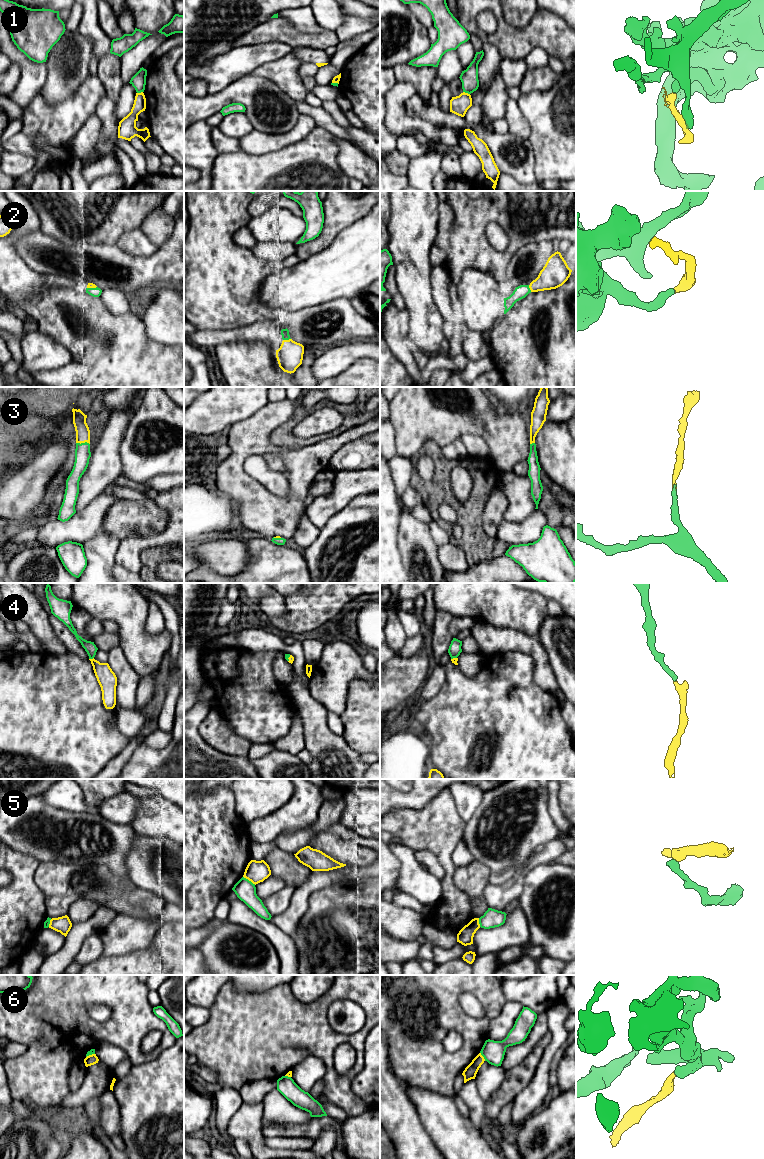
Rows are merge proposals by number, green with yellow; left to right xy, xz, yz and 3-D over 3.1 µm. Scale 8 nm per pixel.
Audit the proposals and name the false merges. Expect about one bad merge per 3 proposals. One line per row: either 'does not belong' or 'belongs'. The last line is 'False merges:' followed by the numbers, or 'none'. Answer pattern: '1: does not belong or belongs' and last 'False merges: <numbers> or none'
1: does not belong
2: belongs
3: belongs
4: belongs
5: does not belong
6: does not belong
False merges: 1, 5, 6

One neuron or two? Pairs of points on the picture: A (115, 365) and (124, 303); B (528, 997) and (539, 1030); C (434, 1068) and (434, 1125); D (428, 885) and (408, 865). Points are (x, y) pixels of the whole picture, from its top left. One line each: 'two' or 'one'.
A: two
B: two
C: two
D: one

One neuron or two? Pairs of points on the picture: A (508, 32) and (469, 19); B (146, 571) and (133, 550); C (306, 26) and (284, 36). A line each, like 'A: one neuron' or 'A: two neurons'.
A: one neuron
B: two neurons
C: two neurons

